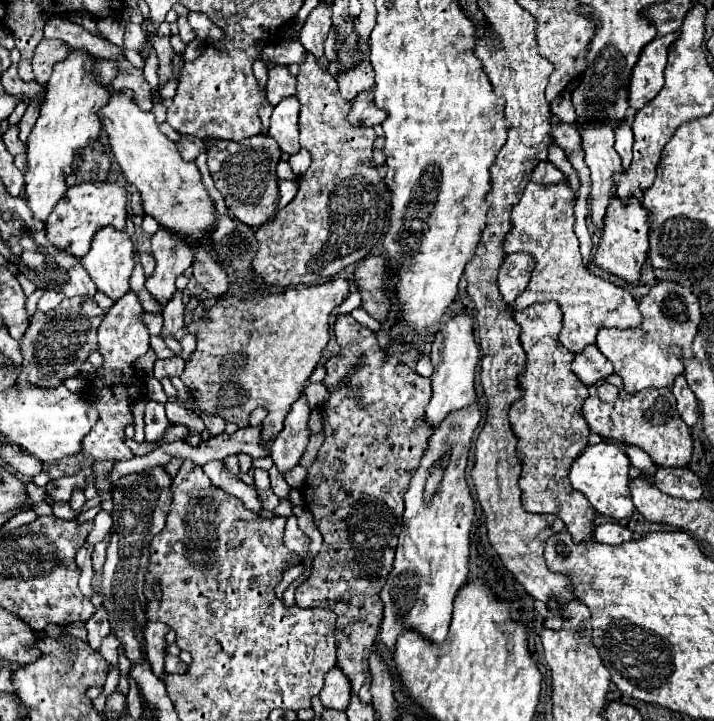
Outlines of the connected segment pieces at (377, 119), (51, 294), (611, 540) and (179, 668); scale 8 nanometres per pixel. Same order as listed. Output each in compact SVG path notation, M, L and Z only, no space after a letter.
M372 88L366 92L360 92L360 96L356 96L356 100L352 102L352 110L350 110L350 122L352 124L368 128L368 126L382 124L384 118L386 118L386 112L376 108Z
M46 290L46 292L44 292L44 296L42 296L42 298L40 298L40 302L38 302L38 310L40 310L40 312L48 312L50 308L58 306L58 302L62 302L62 300L64 300L62 292Z
M608 522L608 524L596 526L596 530L594 530L594 540L598 540L600 544L618 546L618 544L622 544L622 542L632 540L632 532L630 532L628 528L624 528L622 524Z
M166 654L166 668L164 668L168 674L184 674L188 670L188 666L178 658L178 656L170 656Z

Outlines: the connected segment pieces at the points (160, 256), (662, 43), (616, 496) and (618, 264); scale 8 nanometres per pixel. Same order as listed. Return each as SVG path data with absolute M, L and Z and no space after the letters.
M160 228L152 236L152 256L156 258L154 272L146 278L146 290L150 296L164 306L172 300L176 286L174 280L194 262L194 252L182 240L176 240L174 234Z
M678 32L656 36L642 50L642 56L632 70L632 80L628 88L632 112L644 108L644 104L648 104L648 100L652 100L660 92L664 84L664 68L668 62L668 52L676 40L678 40Z
M600 442L598 446L588 446L586 452L582 452L578 460L574 460L570 468L570 482L578 492L582 492L590 500L592 508L606 518L630 520L630 516L636 510L630 500L630 490L628 490L630 460L626 452L614 442Z
M612 198L610 208L604 218L604 232L600 238L600 246L594 254L594 264L602 270L622 278L626 284L638 286L640 272L644 262L648 260L648 212L646 208L634 198L630 204L622 204L618 198Z

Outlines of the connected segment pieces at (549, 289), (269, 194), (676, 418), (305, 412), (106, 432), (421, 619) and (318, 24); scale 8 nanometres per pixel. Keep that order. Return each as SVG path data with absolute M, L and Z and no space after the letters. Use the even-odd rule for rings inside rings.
M528 184L520 202L514 206L512 210L512 232L506 236L504 242L504 250L508 252L518 252L518 250L526 250L530 252L534 258L538 258L538 264L532 272L532 280L528 284L528 288L514 300L512 308L516 310L524 310L534 302L558 302L564 314L564 328L562 328L562 344L572 352L572 354L580 354L584 352L584 348L588 344L596 342L596 334L600 328L638 328L642 322L642 316L638 312L638 304L632 298L632 294L624 288L614 286L608 280L602 280L594 274L590 274L582 262L580 250L578 250L578 238L574 234L574 194L570 190L570 184L554 184L554 188L538 188L538 184Z
M266 134L250 136L242 142L220 140L220 138L204 138L208 144L208 168L210 176L224 196L228 210L250 228L262 226L270 214L278 206L278 178L276 178L276 164L280 162L280 148L276 140Z
M620 378L608 380L618 390L620 396L614 402L602 402L598 398L598 390L590 388L590 396L584 402L584 416L588 420L588 426L594 434L602 436L604 440L616 440L628 446L642 448L656 466L662 468L686 468L692 458L692 436L690 428L682 422L678 410L676 410L676 398L668 388L648 388L634 396L628 396L622 390Z
M300 396L286 420L284 420L284 430L274 438L274 464L280 472L292 470L298 462L300 456L308 444L310 430L308 430L308 418L310 418L310 406L306 396Z
M128 292L122 300L118 300L110 312L104 316L100 328L98 328L98 352L104 356L104 366L100 368L98 376L92 378L92 392L94 398L90 404L98 408L100 420L92 428L90 436L84 440L84 454L92 456L94 460L128 460L132 458L132 450L122 442L124 428L128 422L132 422L132 404L142 398L144 382L136 378L134 374L134 362L150 348L150 334L146 326L142 324L142 306L138 304L138 298Z
M478 402L452 412L436 428L434 436L424 450L420 466L412 478L412 484L404 496L404 526L400 532L394 568L388 582L382 588L384 620L380 626L380 642L386 650L394 650L396 638L402 630L416 630L430 642L442 644L448 636L448 624L452 618L452 602L468 578L470 560L470 528L474 522L474 500L466 482L466 464L470 442L476 426L482 420ZM444 456L450 456L444 476L430 502L424 500L424 484L434 468Z
M320 2L312 10L312 14L308 16L308 20L300 32L300 44L316 58L316 62L322 70L328 68L328 60L324 56L324 42L330 32L330 8L332 8L332 4Z

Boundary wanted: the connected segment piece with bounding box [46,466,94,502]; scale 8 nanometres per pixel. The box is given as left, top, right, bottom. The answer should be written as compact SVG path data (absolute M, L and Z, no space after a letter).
M90 466L82 468L82 472L78 472L78 474L64 476L64 478L58 478L58 480L50 480L50 482L46 484L46 492L48 492L54 500L68 502L68 500L70 500L70 496L72 496L74 486L84 488L88 478L90 478L90 480L94 480L94 474L92 474L92 468L90 468Z

